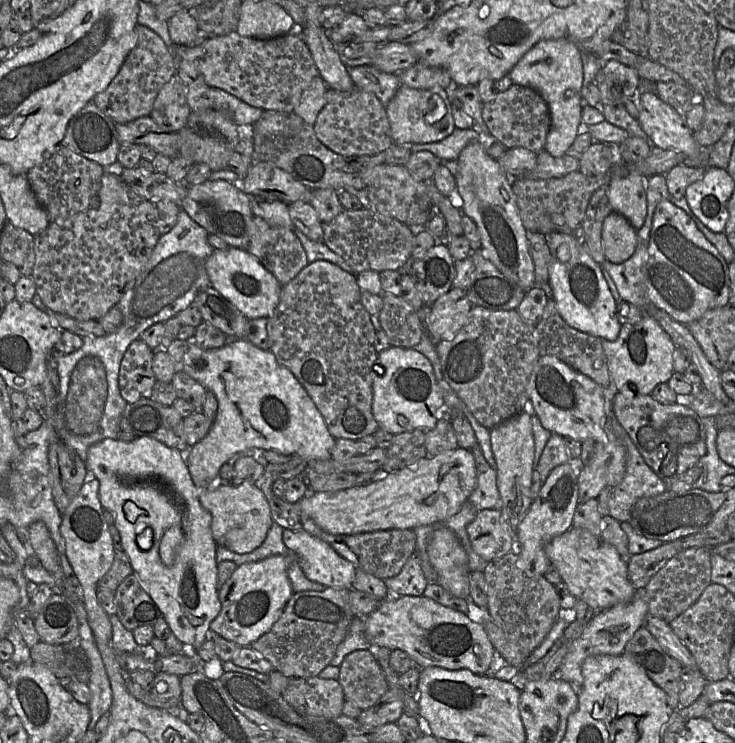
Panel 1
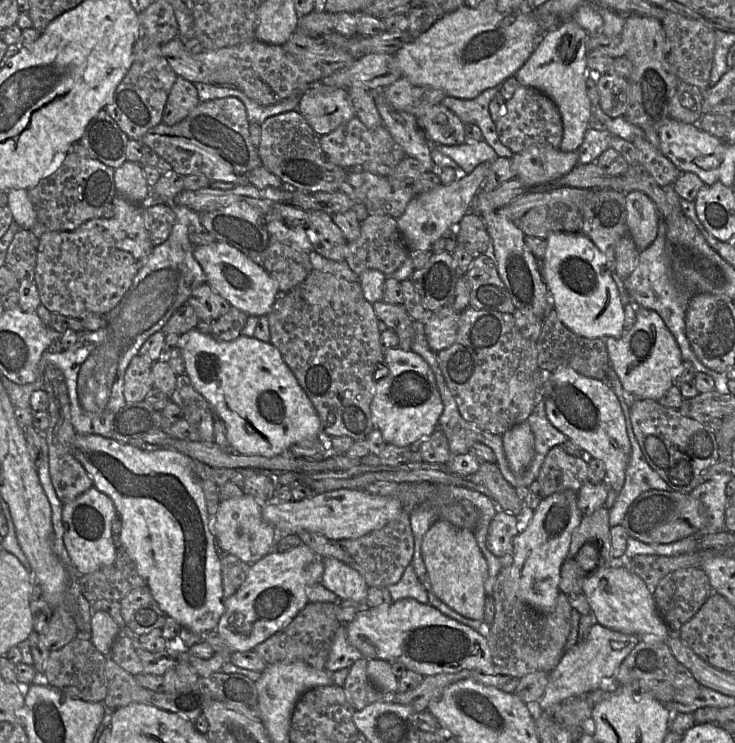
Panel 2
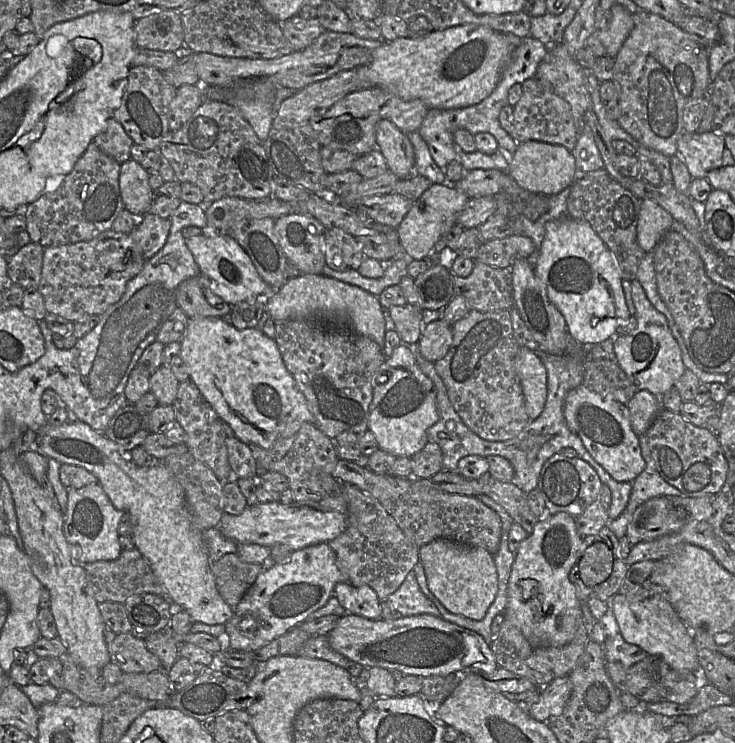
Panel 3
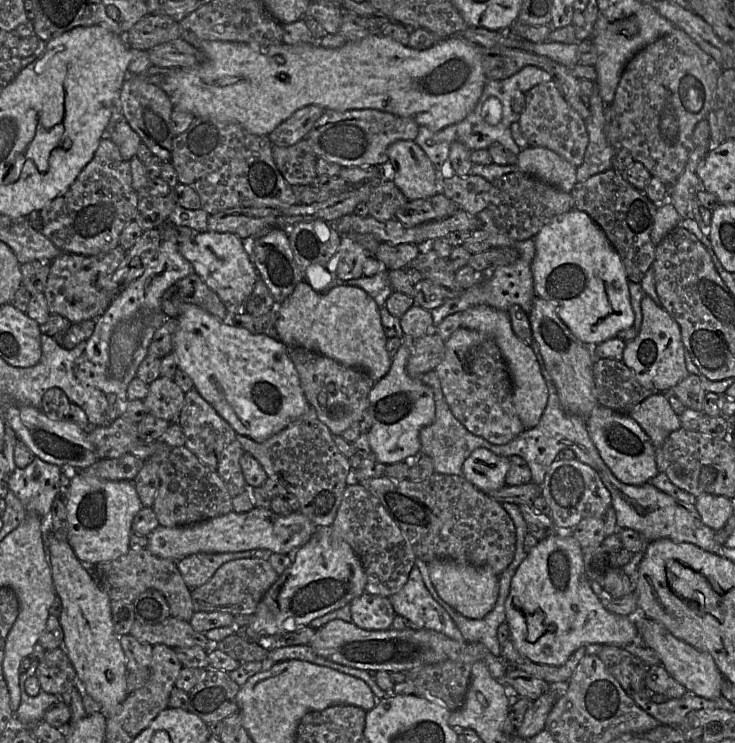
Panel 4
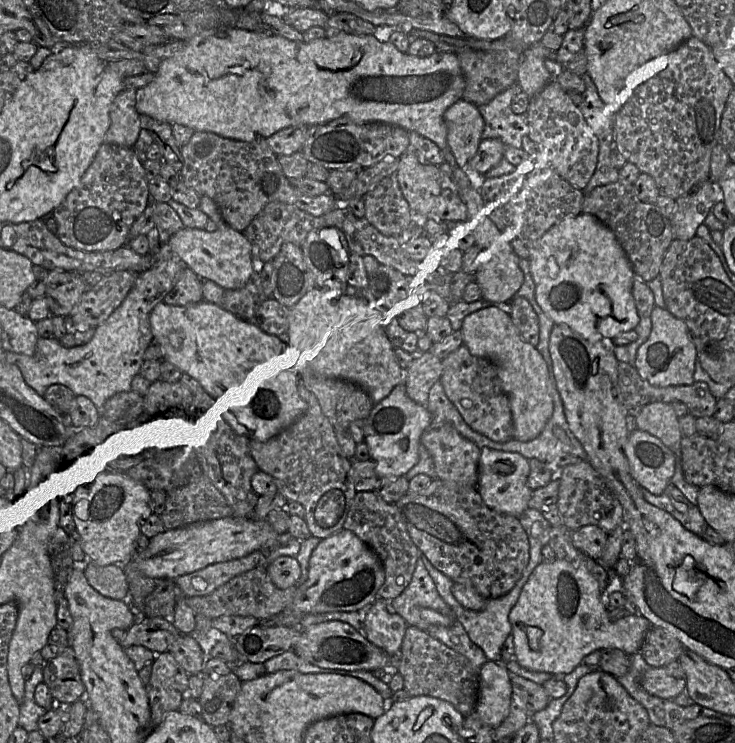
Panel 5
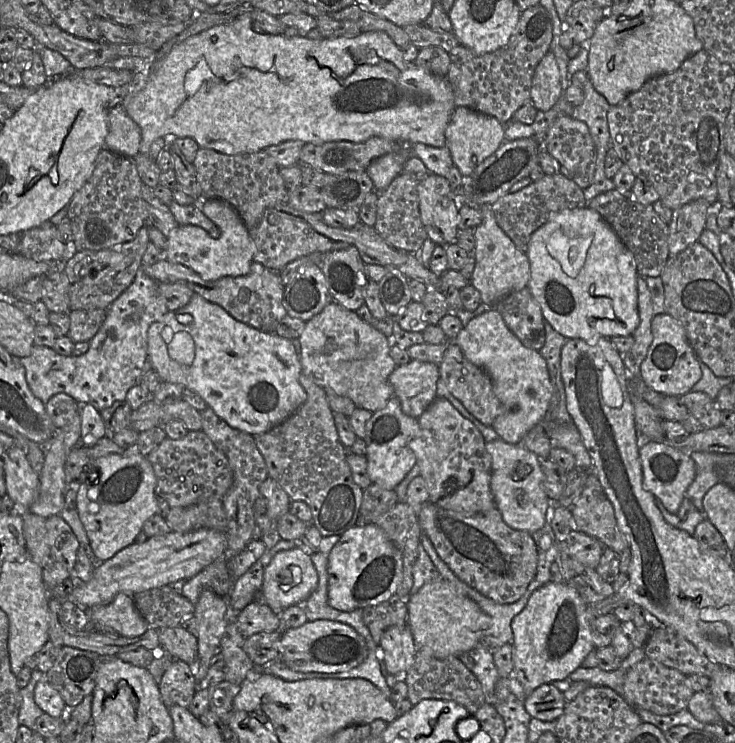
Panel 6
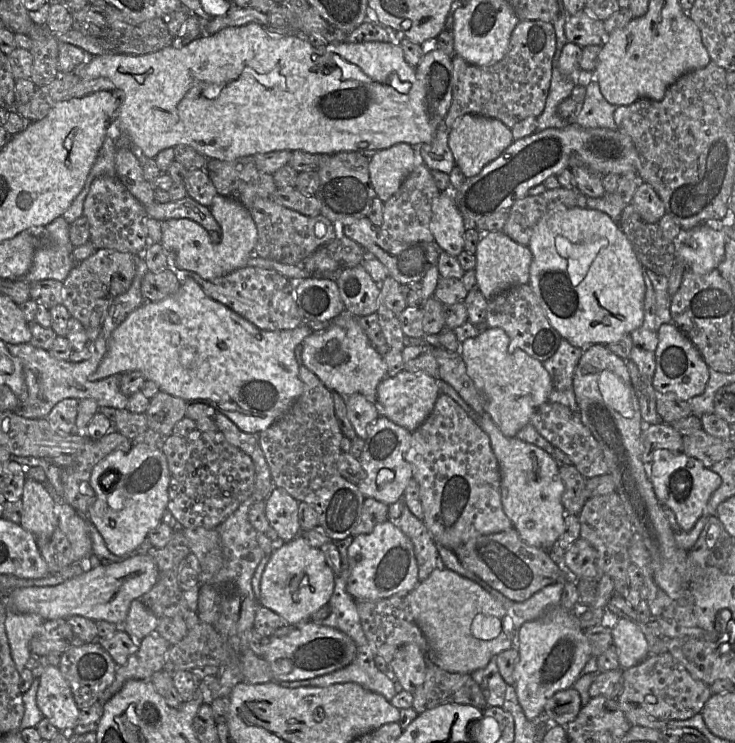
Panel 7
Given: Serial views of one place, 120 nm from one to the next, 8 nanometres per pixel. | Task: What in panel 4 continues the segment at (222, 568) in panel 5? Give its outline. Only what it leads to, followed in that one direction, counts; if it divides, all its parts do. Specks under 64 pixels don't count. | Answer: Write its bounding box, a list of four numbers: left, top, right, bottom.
[177,550,255,589]

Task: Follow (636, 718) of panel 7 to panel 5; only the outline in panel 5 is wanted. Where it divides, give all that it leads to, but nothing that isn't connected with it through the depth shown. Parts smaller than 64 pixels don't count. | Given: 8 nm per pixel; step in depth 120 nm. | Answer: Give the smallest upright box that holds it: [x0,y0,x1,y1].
[641,667,686,700]

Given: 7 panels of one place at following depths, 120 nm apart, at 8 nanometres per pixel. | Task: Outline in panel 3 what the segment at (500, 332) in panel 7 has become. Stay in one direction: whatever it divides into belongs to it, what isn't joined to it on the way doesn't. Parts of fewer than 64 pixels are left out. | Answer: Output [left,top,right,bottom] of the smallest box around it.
[517,346,547,419]

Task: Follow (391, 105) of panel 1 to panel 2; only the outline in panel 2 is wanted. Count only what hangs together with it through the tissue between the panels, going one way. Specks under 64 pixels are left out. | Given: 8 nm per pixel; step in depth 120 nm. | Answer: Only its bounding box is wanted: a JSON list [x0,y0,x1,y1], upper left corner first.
[416,103,467,145]

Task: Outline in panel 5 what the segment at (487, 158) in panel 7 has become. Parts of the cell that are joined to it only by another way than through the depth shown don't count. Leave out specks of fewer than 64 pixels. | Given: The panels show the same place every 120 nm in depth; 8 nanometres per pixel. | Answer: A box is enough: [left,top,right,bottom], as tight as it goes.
[444,100,484,173]

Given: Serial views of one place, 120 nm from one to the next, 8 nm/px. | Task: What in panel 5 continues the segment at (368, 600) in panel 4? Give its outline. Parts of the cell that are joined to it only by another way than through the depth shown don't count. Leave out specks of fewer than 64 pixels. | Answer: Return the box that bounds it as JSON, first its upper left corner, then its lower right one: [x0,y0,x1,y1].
[362,598,408,657]

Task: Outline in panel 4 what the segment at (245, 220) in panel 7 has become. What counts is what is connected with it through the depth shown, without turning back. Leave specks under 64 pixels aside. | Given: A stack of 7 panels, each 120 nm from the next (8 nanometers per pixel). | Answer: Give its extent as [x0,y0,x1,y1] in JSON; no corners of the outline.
[179,232,258,303]

